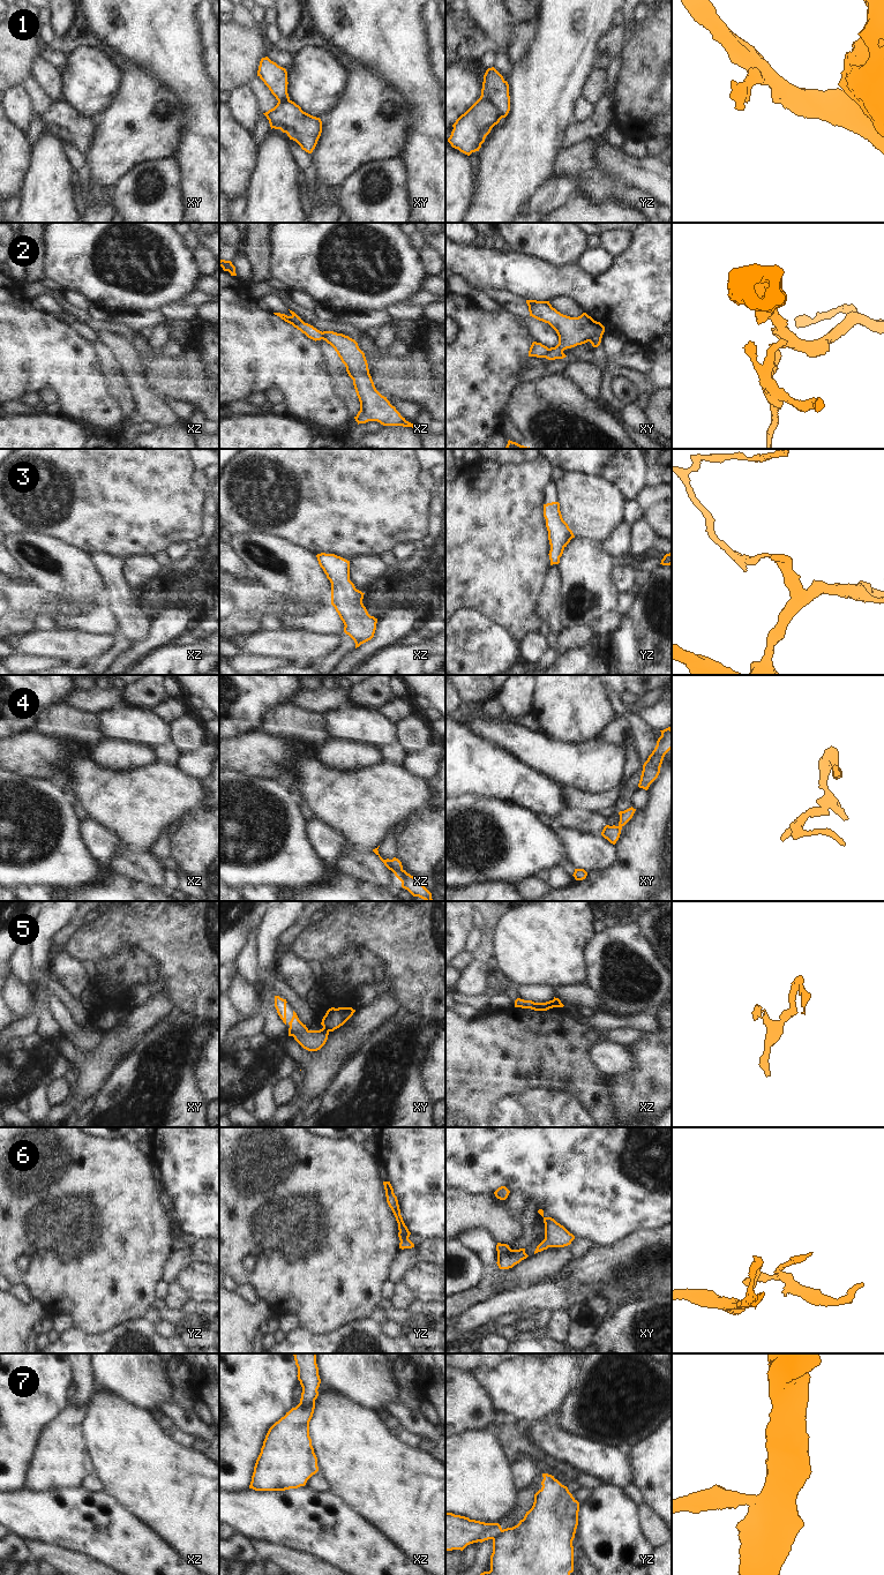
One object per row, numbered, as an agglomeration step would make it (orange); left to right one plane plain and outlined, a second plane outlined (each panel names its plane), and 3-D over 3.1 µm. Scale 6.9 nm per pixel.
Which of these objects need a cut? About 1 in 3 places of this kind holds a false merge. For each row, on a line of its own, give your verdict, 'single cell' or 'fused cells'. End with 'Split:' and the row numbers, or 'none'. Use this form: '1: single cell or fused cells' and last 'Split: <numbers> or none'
1: fused cells
2: fused cells
3: single cell
4: single cell
5: fused cells
6: single cell
7: fused cells
Split: 1, 2, 5, 7

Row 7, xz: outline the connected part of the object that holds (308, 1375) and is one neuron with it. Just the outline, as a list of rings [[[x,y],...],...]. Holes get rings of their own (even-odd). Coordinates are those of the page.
[[[293,1353],[298,1367],[298,1380],[302,1387],[300,1405],[315,1401],[319,1396],[321,1379],[316,1364],[316,1353]]]

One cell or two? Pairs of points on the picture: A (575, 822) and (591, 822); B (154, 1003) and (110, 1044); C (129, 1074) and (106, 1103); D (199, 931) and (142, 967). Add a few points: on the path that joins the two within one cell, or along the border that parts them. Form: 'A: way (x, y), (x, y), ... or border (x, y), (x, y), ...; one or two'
A: way (578, 822), (587, 822); one
B: way (143, 1014), (121, 1036); one
C: way (128, 1081), (113, 1096); one
D: border (130, 945), (142, 949), (156, 962), (158, 980); two

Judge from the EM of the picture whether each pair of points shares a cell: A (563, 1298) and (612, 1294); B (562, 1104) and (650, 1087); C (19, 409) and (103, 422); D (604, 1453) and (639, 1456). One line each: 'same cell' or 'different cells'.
A: same cell
B: different cells
C: different cells
D: different cells

